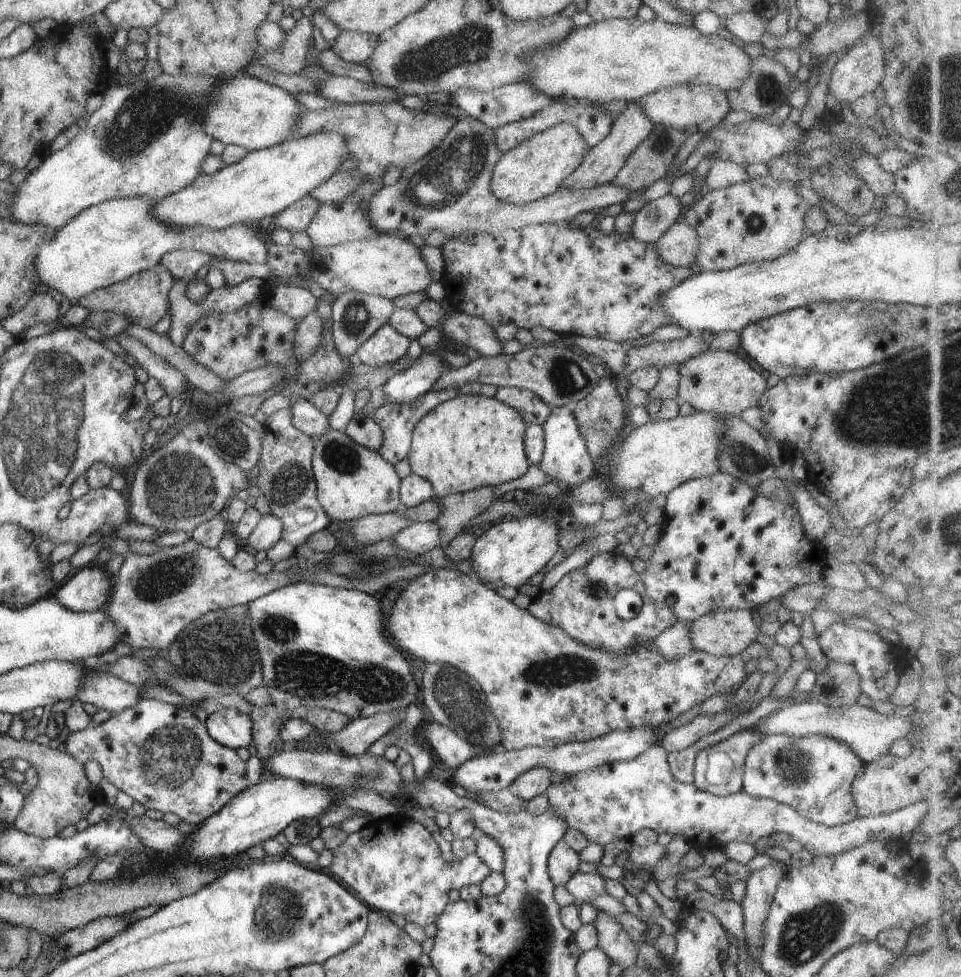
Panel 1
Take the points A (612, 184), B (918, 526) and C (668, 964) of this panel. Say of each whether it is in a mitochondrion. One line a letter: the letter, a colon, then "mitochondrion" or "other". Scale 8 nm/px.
A: other
B: mitochondrion
C: other

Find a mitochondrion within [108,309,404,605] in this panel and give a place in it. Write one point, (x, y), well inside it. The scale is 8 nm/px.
(180, 488)

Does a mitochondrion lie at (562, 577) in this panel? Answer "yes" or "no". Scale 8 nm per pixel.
no

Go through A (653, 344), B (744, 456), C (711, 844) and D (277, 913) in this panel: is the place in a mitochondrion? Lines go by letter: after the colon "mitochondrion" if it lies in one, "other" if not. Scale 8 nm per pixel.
A: other
B: mitochondrion
C: other
D: mitochondrion

